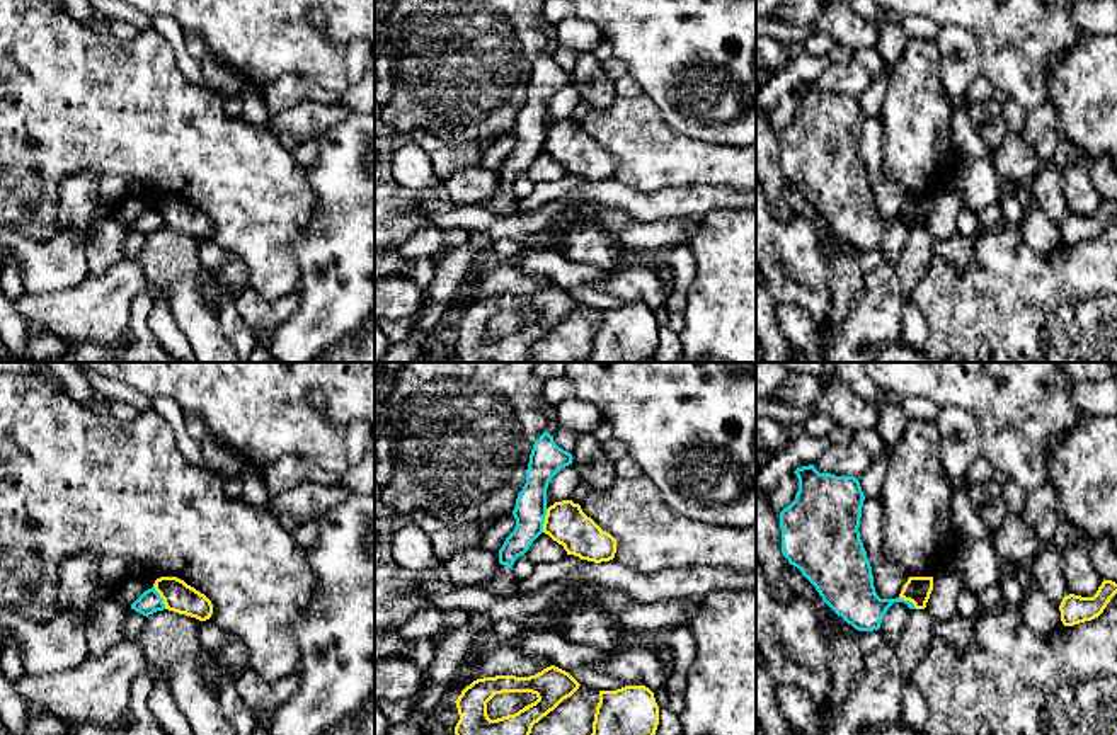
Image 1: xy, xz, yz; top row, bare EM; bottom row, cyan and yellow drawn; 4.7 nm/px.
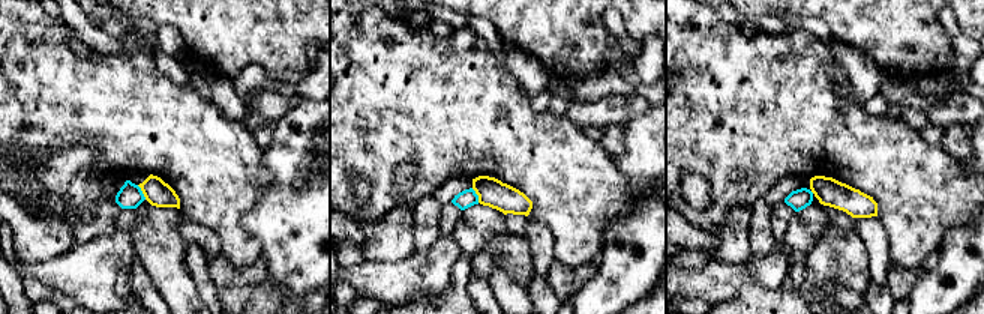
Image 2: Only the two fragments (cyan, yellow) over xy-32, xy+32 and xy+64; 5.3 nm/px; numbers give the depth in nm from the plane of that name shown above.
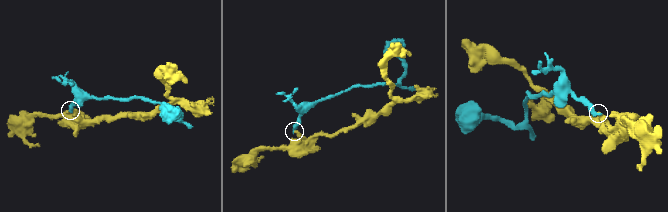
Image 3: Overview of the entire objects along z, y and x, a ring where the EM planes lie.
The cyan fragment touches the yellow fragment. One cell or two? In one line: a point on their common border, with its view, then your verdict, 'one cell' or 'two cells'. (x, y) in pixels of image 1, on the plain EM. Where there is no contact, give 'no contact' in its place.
meets cyan in xz at (544, 140); two cells

